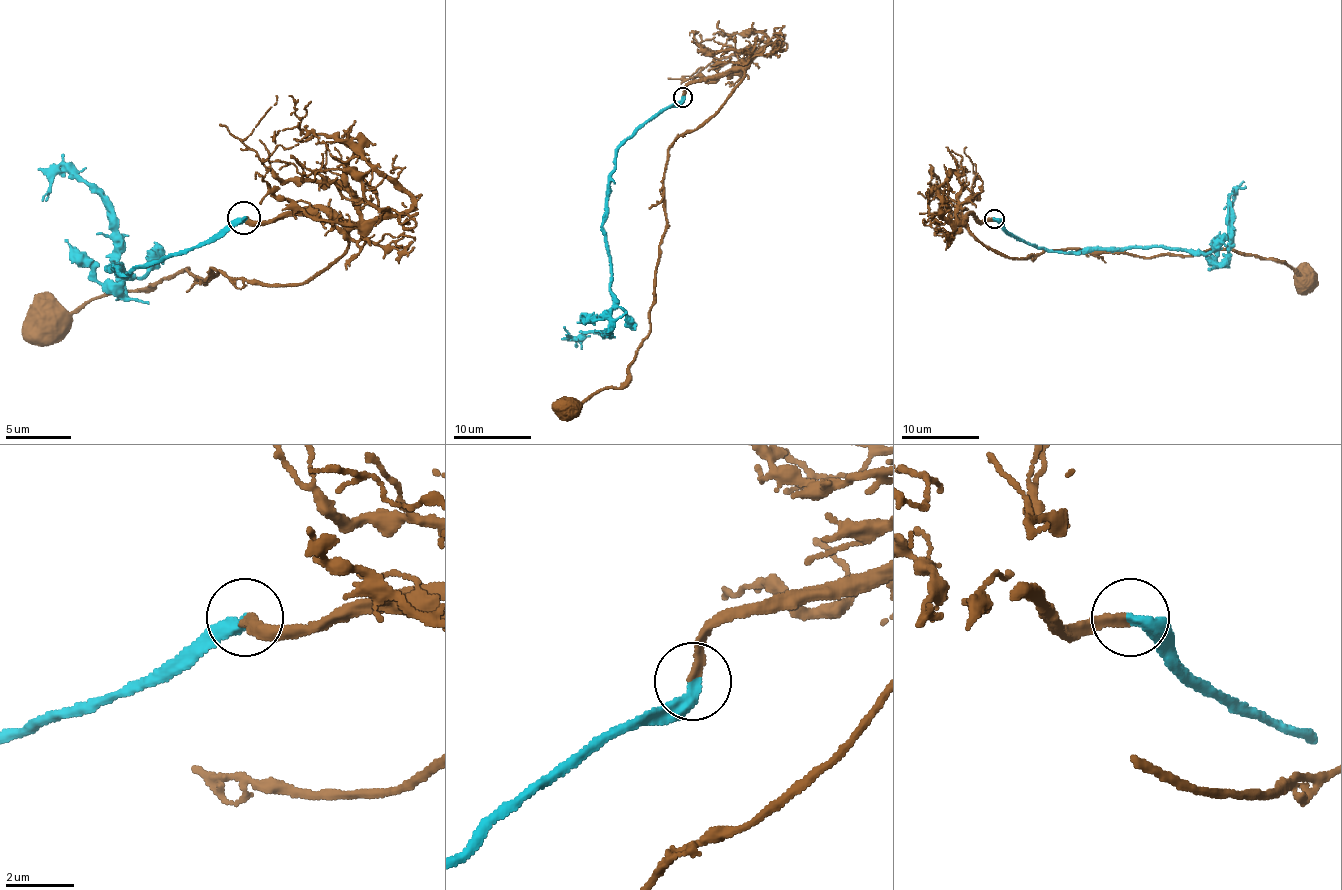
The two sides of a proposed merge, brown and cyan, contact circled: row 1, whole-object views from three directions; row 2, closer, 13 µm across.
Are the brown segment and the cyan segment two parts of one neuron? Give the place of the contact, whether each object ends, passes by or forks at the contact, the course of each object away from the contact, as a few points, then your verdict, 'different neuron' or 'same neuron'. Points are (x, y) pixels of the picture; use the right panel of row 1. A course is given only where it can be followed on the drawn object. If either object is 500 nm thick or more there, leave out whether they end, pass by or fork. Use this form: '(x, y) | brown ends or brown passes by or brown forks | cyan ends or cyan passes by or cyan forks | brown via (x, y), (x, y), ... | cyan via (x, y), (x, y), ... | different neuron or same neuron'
(994, 219) | brown ends | cyan ends | brown via (994, 218), (968, 214), (968, 230), (1009, 257), (1071, 249), (1143, 257), (1230, 249), (1274, 259), (1303, 278) | cyan via (994, 218), (1015, 237), (1048, 251), (1193, 249), (1220, 263), (1228, 253), (1228, 199), (1236, 193), (1224, 208) | same neuron

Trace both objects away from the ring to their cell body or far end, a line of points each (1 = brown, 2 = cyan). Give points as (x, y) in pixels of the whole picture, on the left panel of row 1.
1: (245, 216), (327, 210), (347, 249), (301, 282), (251, 286), (212, 269), (205, 282), (189, 269), (44, 318)
2: (245, 216), (133, 272), (106, 266), (123, 269), (123, 292), (116, 213), (67, 174), (40, 200)

